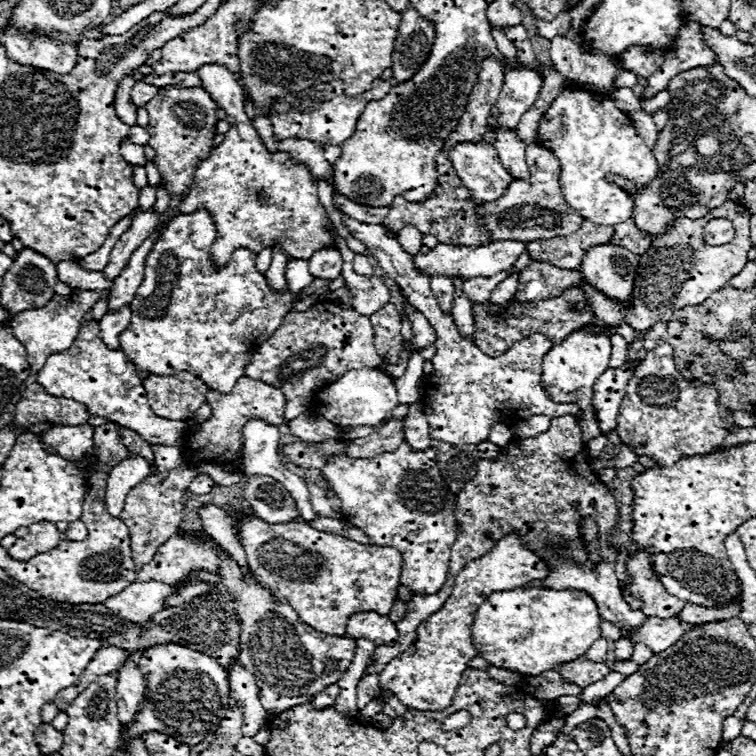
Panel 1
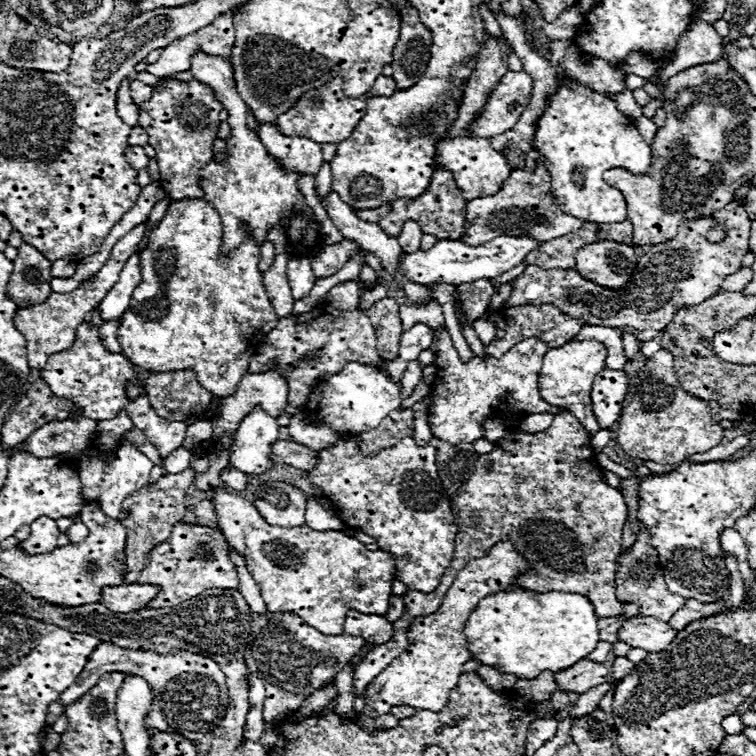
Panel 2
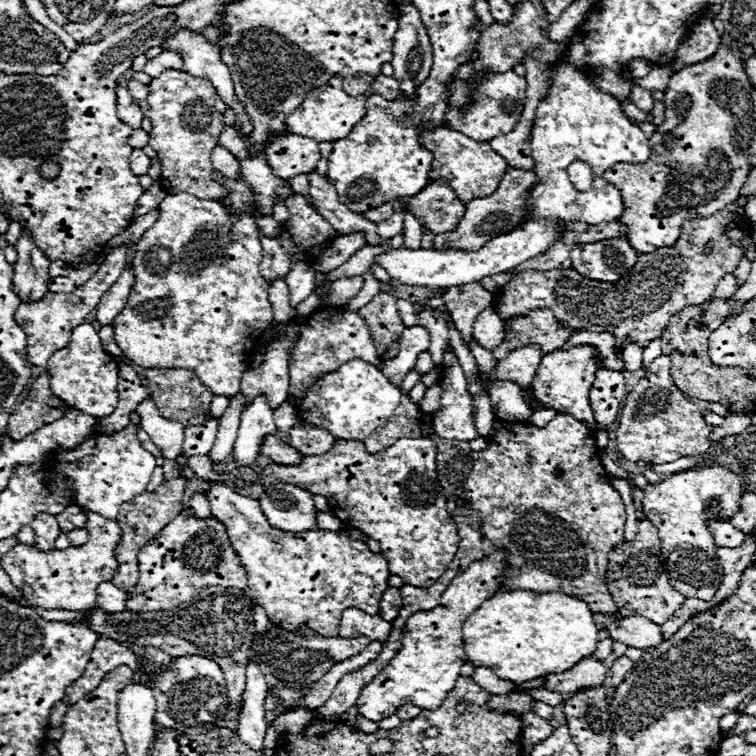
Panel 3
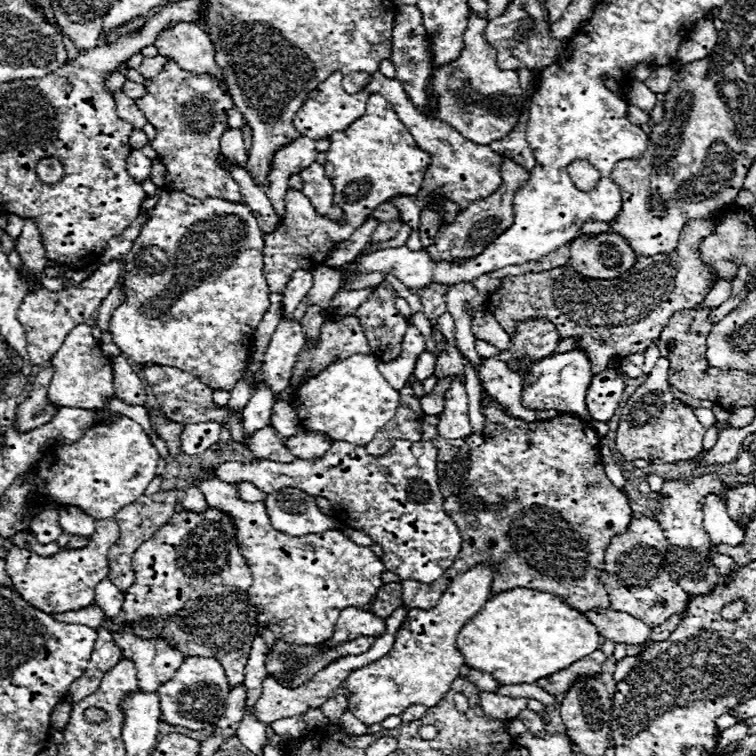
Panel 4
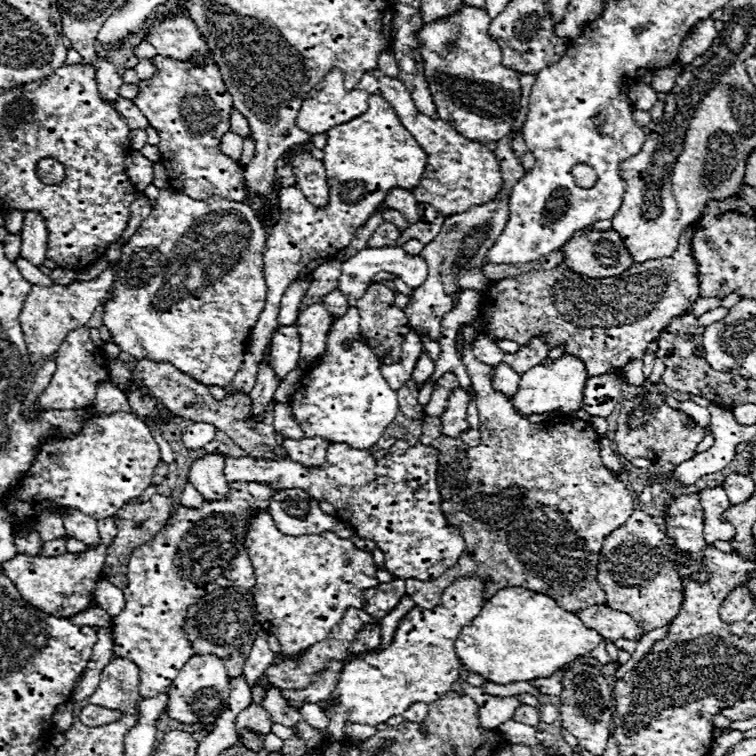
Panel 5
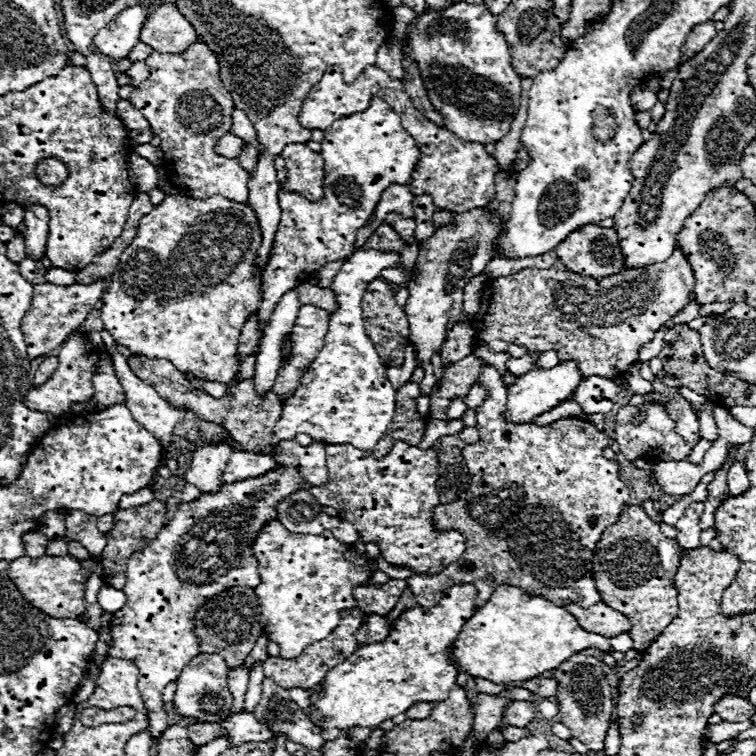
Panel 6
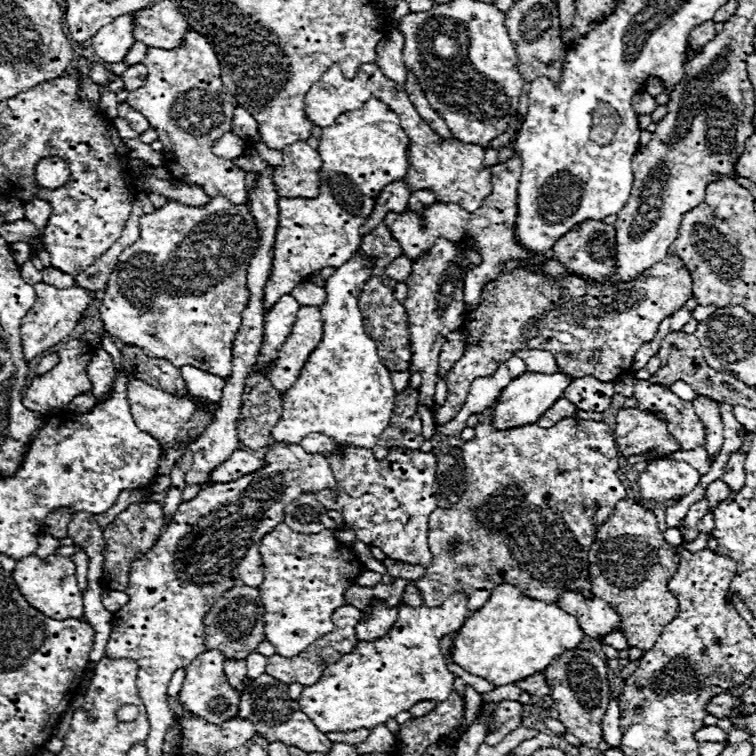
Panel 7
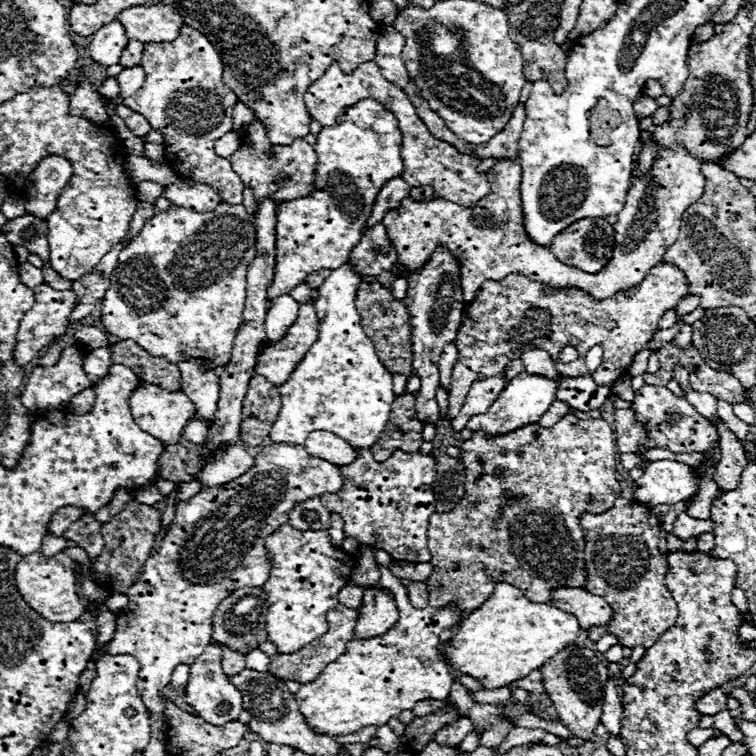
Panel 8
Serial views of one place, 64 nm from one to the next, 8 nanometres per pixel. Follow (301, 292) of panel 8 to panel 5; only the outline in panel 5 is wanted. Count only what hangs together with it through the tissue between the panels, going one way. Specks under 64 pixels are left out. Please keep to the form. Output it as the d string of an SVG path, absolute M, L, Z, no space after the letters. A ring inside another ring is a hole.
M334 290L324 298L324 306L328 308L328 312L336 318L336 316L342 316L348 312L348 306L350 302L346 297L338 290Z

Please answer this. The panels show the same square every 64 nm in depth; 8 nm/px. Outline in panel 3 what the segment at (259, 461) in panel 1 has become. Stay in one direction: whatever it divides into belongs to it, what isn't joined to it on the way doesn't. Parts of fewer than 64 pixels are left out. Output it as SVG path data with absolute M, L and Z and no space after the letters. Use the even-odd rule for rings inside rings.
M258 396L242 414L240 418L240 428L238 428L238 438L234 442L234 460L240 466L246 468L256 468L256 460L260 456L260 446L262 440L268 434L276 434L276 424L272 410L266 402L264 396ZM316 510L316 522L318 522L318 528L320 530L332 530L332 532L342 530L342 522L332 512Z

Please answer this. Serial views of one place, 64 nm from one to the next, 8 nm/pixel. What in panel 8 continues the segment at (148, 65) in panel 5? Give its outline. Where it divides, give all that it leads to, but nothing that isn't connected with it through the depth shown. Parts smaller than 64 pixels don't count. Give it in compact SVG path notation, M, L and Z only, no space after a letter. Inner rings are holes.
M132 66L132 68L124 68L116 80L120 84L120 96L126 98L128 94L134 94L142 84L144 84L144 68L142 66Z

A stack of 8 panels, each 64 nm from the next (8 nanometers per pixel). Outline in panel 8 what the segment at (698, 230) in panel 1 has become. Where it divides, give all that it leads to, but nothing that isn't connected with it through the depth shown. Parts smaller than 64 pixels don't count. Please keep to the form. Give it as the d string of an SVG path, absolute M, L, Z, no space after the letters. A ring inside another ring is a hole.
M668 262L654 266L642 284L620 290L606 300L596 300L576 288L552 290L522 274L508 274L498 282L484 282L476 298L464 306L464 318L456 338L458 360L448 388L450 410L446 420L452 420L460 412L474 380L500 374L512 358L520 358L522 352L536 348L546 350L556 364L560 350L564 346L574 346L580 364L556 364L558 374L570 378L590 374L600 386L612 386L628 372L634 354L648 346L664 312L676 308L684 296L688 296L686 276L676 264ZM592 346L604 348L602 364L594 372L590 372L584 362L586 352Z

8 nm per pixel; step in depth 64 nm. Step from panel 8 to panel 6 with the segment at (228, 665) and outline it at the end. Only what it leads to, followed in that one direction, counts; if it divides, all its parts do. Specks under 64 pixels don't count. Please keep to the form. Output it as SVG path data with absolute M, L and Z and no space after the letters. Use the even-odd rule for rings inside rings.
M244 666L230 670L228 672L228 684L230 684L230 692L234 696L230 714L238 714L238 712L244 710L244 694L246 694L246 688L248 688L248 670Z

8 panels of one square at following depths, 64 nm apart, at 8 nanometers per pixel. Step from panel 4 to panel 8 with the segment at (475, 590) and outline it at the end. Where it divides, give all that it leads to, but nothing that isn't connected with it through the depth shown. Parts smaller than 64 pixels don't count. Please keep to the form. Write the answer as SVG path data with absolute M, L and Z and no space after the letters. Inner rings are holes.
M378 567L381 572L378 584L394 592L400 618L392 630L378 638L352 640L348 650L314 682L302 684L296 702L300 704L300 712L308 718L308 724L320 734L340 736L370 724L382 726L402 710L410 710L420 700L446 700L450 694L454 678L438 650L438 636L444 630L458 626L464 612L456 602L450 602L444 608L410 606L406 587L400 584L400 579L392 576L388 568Z

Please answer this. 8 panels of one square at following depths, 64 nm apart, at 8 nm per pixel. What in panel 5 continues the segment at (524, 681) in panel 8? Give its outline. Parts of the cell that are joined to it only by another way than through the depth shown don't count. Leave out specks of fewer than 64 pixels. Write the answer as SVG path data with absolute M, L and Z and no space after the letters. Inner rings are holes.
M556 672L556 674L552 674L552 678L536 678L536 682L532 682L532 686L536 686L542 694L560 696L560 692L562 692L562 676L564 676L564 672Z

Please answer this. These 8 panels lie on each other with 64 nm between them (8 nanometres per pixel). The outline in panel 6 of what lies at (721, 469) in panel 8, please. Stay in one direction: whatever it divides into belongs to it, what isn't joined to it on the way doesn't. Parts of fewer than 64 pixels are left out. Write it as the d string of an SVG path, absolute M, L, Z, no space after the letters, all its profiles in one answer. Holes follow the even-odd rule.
M734 462L728 470L728 496L740 496L750 488L746 468L740 462Z

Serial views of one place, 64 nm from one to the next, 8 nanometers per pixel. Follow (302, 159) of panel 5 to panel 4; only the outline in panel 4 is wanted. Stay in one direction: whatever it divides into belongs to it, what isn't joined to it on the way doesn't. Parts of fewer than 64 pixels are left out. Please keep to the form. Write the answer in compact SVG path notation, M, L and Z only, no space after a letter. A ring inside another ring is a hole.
M312 164L310 168L302 170L300 176L304 180L302 192L310 198L316 212L330 218L330 220L344 222L344 210L336 208L336 204L334 204L334 186L326 178L324 168L320 164Z

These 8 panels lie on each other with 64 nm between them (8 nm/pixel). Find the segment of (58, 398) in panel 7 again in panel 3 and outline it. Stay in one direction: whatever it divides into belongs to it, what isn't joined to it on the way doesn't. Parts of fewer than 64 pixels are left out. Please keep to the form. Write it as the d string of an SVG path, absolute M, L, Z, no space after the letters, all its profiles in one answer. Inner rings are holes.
M84 322L76 326L72 334L72 342L64 350L58 350L52 354L46 372L50 374L50 390L56 394L56 398L68 402L68 406L90 414L94 418L104 418L114 412L118 404L118 380L120 380L120 368L118 358L108 354L98 338L98 332L92 328L92 324Z

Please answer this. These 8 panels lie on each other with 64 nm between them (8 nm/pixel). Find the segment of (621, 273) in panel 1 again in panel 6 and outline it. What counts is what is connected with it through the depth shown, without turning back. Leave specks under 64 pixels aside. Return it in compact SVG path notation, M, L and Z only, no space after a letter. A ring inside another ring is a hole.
M596 224L592 226L584 226L576 232L572 232L564 242L560 242L560 246L556 246L554 250L560 258L560 262L570 270L576 272L580 276L592 276L592 278L606 278L612 274L618 274L626 268L624 264L624 256L620 250L620 242L618 242L618 234L614 228L600 228Z

